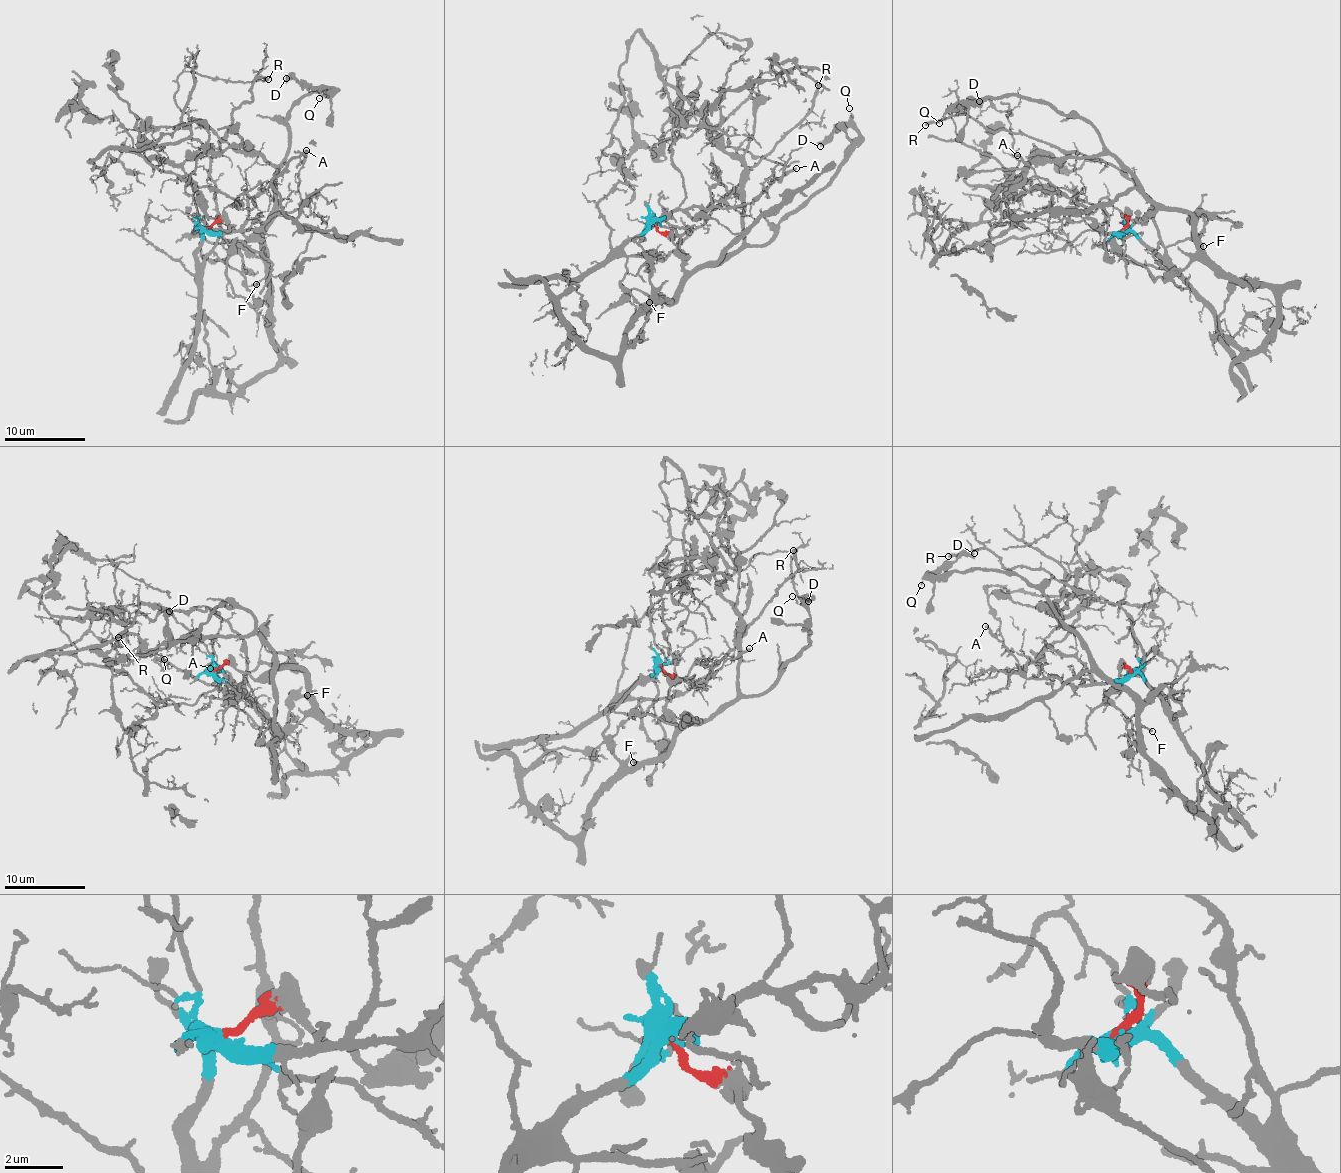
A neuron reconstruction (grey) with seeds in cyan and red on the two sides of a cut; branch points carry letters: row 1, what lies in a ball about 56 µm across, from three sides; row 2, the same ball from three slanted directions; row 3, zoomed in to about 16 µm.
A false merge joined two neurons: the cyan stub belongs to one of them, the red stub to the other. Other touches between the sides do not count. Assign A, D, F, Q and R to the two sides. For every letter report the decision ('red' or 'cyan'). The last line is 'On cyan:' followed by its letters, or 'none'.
A: cyan
D: red
F: red
Q: red
R: cyan
On cyan: A, R

